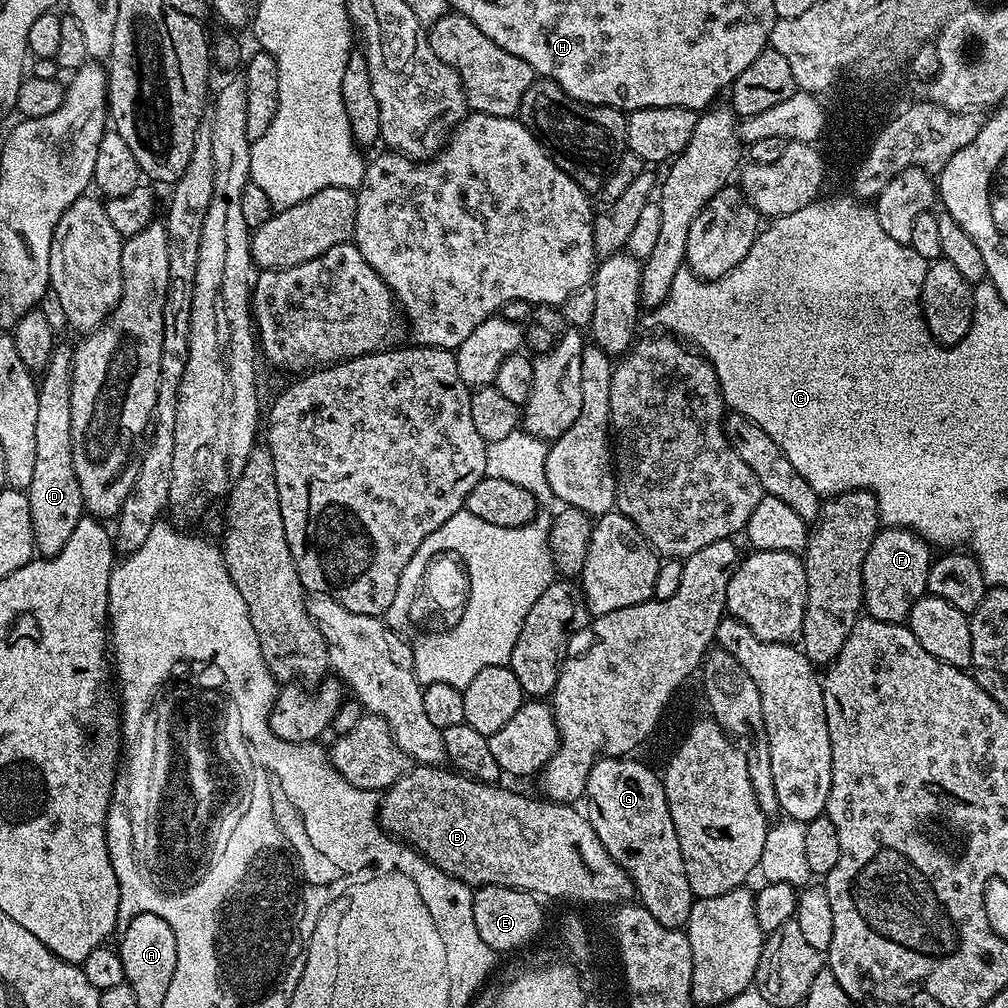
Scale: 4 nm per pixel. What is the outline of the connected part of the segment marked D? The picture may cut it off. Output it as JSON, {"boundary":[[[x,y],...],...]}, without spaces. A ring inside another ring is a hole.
{"boundary":[[[57,343],[38,380],[38,422],[34,429],[34,478],[26,489],[30,518],[34,526],[36,552],[41,557],[57,556],[70,542],[74,526],[86,515],[78,474],[74,474],[74,454],[70,438],[70,390],[72,389],[71,347]]]}

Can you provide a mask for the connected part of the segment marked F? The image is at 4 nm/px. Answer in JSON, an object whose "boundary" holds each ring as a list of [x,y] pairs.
{"boundary":[[[881,527],[862,566],[863,611],[887,624],[907,621],[914,602],[928,592],[928,571],[933,559],[934,552],[928,541],[911,528]]]}

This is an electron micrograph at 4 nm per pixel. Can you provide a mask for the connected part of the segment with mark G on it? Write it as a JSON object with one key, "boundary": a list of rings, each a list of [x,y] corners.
{"boundary":[[[604,756],[596,761],[595,766],[590,770],[588,785],[584,791],[586,801],[588,800],[586,815],[588,821],[594,826],[594,834],[598,834],[610,858],[614,858],[614,862],[622,865],[632,877],[639,903],[647,912],[654,914],[654,918],[658,918],[662,926],[683,929],[690,918],[694,897],[690,890],[682,850],[678,846],[678,834],[670,818],[664,782],[657,773],[655,776],[642,761],[632,759],[636,758]]]}

